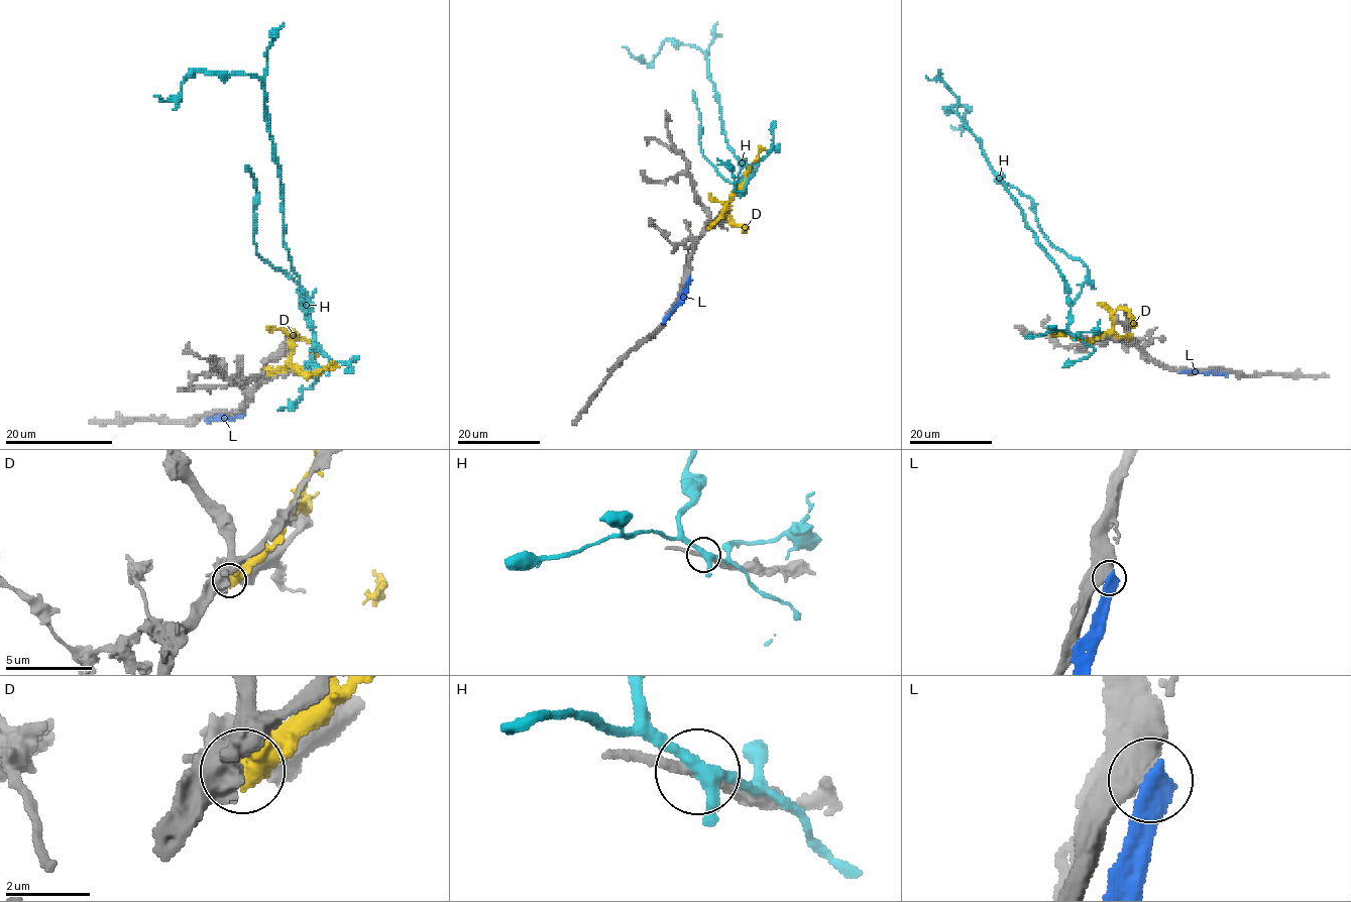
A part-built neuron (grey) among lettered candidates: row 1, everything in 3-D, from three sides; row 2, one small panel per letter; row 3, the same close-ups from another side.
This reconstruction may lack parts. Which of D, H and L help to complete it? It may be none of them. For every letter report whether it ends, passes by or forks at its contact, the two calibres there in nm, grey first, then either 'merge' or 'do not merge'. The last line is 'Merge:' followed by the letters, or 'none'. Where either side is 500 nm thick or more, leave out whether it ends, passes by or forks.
D: 400 nm thick on the grey side, 550 nm on the other; do not merge
H: it forks there; 200 nm thick on the grey side, 280 nm on the other; do not merge
L: 700 nm thick on the grey side, 480 nm on the other; do not merge
Merge: none

